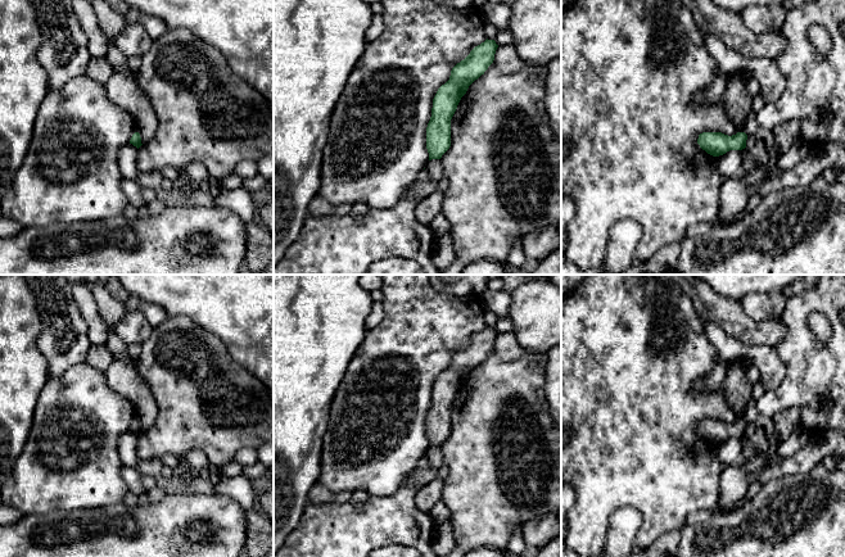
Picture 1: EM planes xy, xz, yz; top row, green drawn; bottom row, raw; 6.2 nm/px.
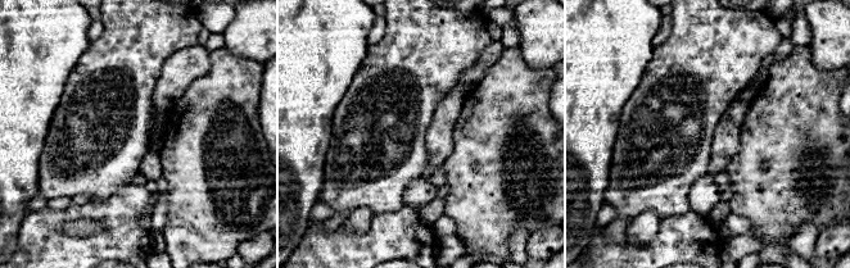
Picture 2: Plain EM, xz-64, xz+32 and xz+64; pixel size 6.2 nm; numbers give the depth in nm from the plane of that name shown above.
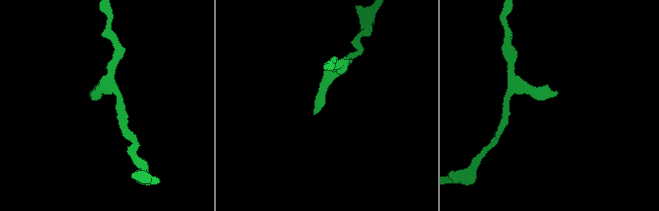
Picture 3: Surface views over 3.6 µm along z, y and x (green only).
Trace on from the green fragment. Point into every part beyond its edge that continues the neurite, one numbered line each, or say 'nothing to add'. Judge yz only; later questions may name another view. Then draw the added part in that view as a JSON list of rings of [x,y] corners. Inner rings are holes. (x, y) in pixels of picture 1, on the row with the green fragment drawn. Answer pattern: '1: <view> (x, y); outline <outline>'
1: yz (751, 125); outline [[[750,112],[749,117],[747,117],[747,121],[746,121],[746,124],[744,127],[744,132],[747,135],[747,136],[751,136],[755,133],[755,131],[758,130],[759,127],[759,123],[756,121],[756,113],[755,112]]]

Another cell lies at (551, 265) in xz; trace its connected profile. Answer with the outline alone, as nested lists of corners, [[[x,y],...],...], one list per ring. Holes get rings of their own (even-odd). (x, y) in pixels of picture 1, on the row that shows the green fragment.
[[[561,246],[541,259],[529,275],[561,275]]]

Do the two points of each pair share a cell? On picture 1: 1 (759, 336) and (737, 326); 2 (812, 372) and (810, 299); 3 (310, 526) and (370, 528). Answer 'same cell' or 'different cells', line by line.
1: same cell
2: same cell
3: same cell

